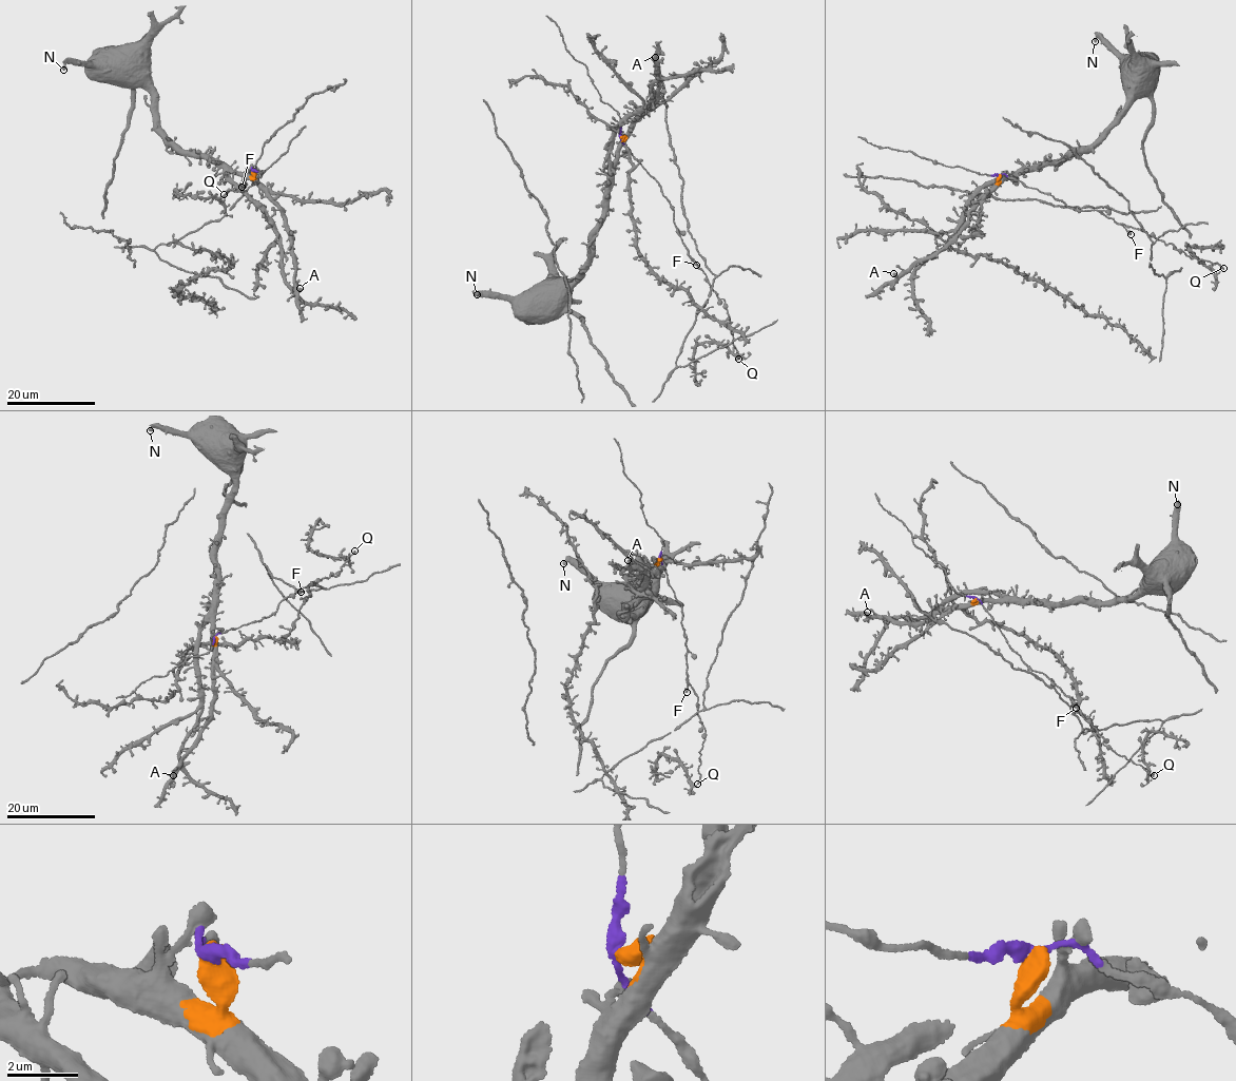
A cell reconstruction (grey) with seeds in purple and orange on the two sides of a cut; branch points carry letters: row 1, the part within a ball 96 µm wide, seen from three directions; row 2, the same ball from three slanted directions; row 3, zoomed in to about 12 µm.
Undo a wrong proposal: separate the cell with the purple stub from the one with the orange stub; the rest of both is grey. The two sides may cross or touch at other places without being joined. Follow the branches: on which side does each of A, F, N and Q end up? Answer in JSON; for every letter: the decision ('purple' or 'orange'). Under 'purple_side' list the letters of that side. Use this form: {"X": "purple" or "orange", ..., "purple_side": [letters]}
{"A": "orange", "F": "purple", "N": "orange", "Q": "purple", "purple_side": ["F", "Q"]}

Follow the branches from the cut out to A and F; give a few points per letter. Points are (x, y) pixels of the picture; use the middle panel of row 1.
A: (620, 137), (625, 134), (636, 115), (648, 109), (659, 92), (656, 70), (658, 62), (655, 56)
F: (620, 136), (621, 142), (659, 185), (662, 195), (674, 211), (674, 226), (696, 264)

